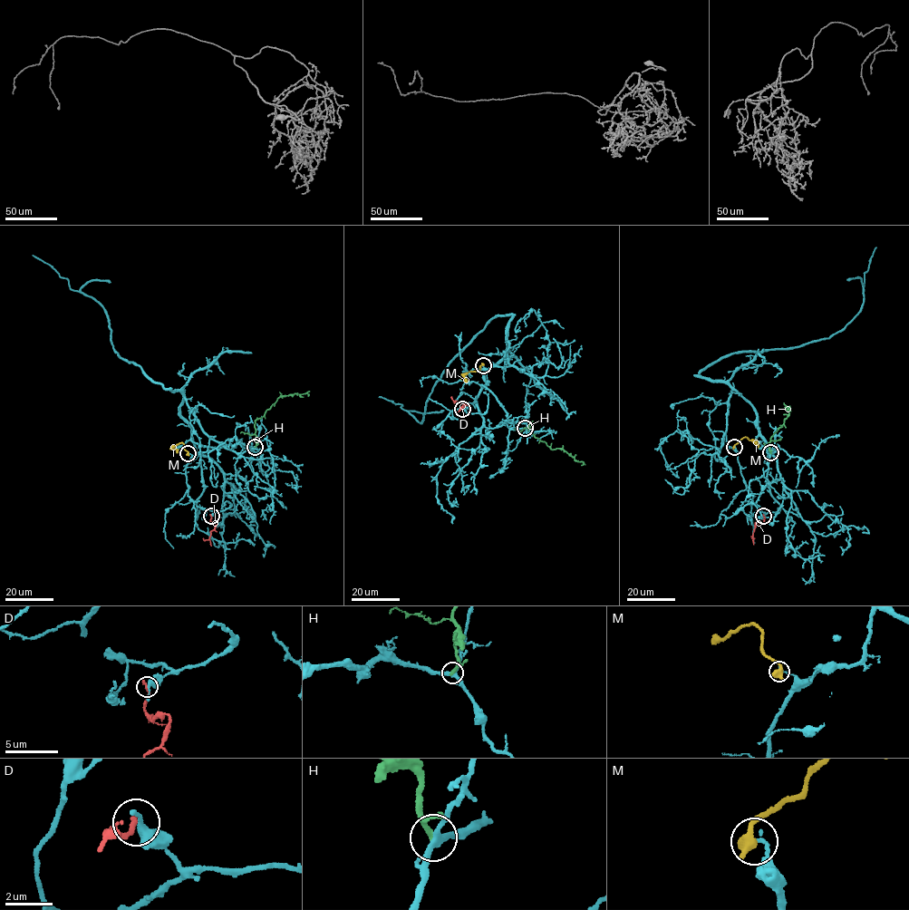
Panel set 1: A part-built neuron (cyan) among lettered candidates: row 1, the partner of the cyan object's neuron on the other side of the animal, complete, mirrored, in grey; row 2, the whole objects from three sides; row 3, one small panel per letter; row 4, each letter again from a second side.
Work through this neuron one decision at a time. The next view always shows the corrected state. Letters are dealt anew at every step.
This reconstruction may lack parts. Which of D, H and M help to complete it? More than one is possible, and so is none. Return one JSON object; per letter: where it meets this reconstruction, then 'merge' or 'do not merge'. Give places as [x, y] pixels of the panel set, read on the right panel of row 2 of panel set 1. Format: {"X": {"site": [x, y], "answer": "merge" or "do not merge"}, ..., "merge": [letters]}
{"D": {"site": [763, 516], "answer": "do not merge"}, "H": {"site": [770, 452], "answer": "do not merge"}, "M": {"site": [734, 447], "answer": "do not merge"}, "merge": []}

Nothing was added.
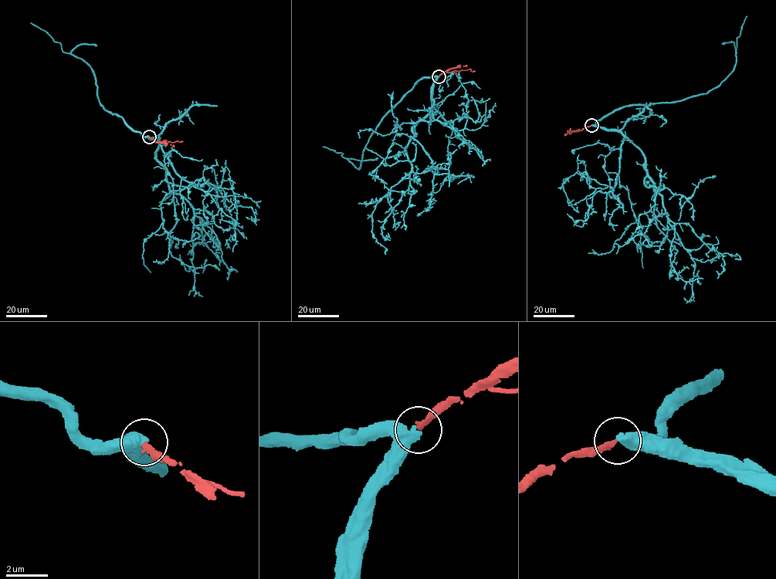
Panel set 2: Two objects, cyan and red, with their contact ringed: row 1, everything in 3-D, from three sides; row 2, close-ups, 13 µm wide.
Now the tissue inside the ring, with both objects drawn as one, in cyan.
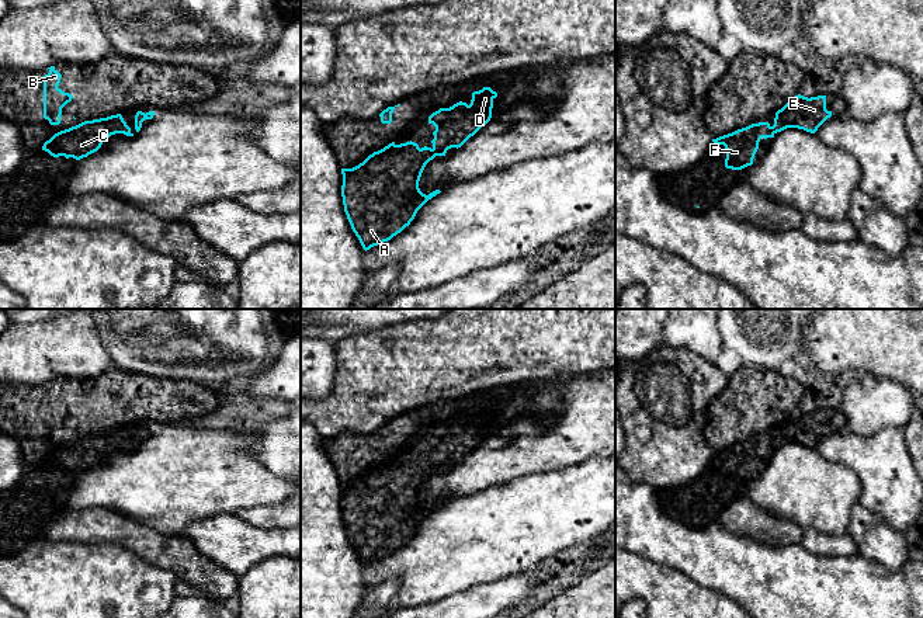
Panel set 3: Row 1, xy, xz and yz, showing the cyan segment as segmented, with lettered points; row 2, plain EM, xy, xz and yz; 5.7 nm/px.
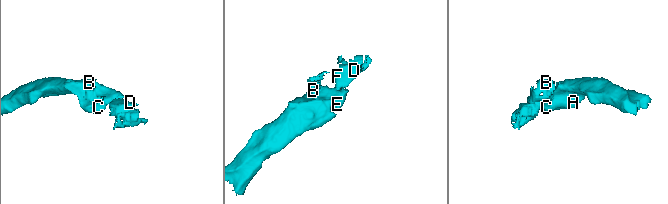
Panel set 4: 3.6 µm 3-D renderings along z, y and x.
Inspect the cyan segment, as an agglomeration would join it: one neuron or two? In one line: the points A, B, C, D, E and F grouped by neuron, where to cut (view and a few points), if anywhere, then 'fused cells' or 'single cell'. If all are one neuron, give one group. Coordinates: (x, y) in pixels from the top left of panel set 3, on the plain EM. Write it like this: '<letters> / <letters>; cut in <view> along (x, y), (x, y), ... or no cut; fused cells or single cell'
A B C D E F; no cut; single cell

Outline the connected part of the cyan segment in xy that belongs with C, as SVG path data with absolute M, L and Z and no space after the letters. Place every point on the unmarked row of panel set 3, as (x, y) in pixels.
M121 428L84 435L76 441L55 448L42 461L53 472L65 471L80 475L97 466L103 455L115 448L133 451Z

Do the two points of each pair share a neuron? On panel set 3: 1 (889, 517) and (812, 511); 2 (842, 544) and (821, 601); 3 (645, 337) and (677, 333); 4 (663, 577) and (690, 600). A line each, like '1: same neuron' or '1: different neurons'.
1: different neurons
2: different neurons
3: different neurons
4: same neuron

